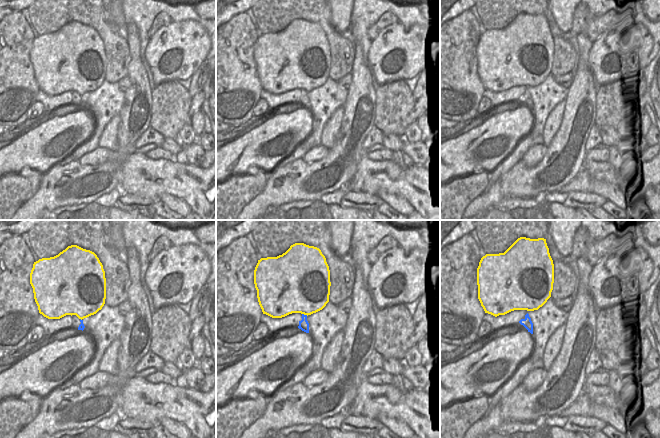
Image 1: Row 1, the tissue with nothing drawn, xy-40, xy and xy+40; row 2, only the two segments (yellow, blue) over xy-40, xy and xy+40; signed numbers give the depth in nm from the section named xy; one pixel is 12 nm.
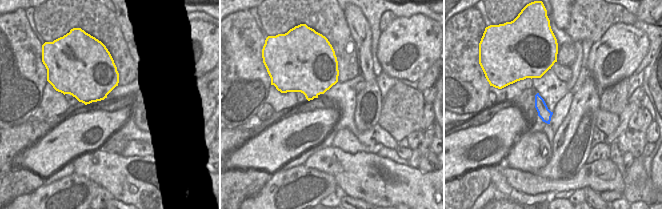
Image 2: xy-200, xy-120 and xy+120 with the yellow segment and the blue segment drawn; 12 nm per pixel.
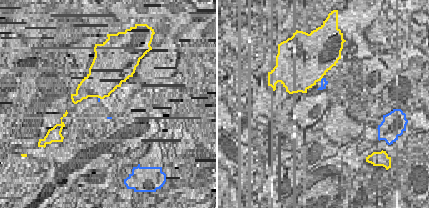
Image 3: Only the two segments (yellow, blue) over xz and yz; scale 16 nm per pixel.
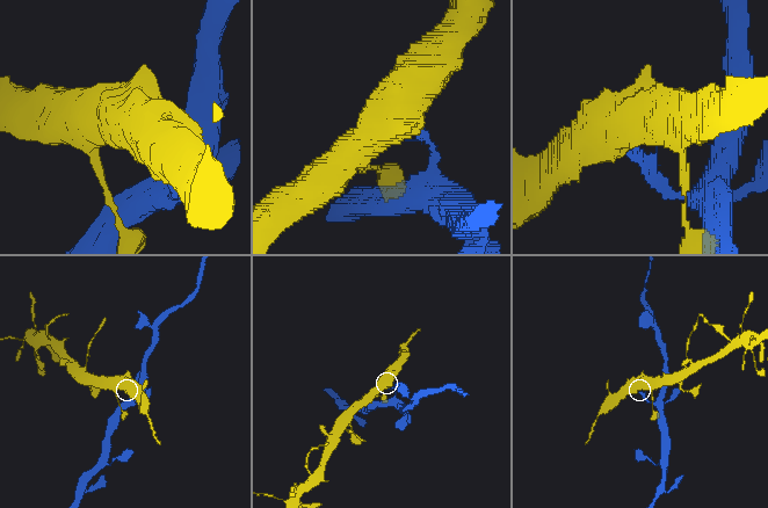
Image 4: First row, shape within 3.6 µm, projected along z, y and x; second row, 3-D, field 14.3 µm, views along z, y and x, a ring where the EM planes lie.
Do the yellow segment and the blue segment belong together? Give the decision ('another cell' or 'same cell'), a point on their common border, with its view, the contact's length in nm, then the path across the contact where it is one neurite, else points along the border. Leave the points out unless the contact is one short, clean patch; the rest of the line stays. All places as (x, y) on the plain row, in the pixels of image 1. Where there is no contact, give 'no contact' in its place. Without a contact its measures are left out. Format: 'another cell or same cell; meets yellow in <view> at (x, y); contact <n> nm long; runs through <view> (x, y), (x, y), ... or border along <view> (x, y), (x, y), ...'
another cell; meets yellow in xy at (305, 90); contact 80 nm long; border along xy (302, 89), (307, 91)

